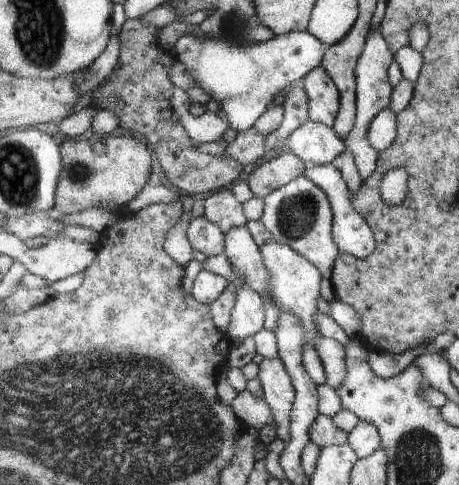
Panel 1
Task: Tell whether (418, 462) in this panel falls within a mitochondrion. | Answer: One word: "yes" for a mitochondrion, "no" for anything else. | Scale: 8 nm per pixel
yes

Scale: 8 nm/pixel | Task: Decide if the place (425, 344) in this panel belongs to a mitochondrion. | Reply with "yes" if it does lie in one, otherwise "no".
no

